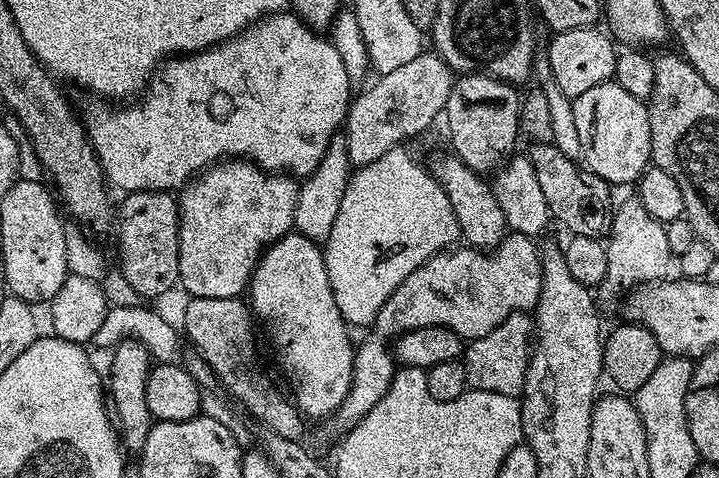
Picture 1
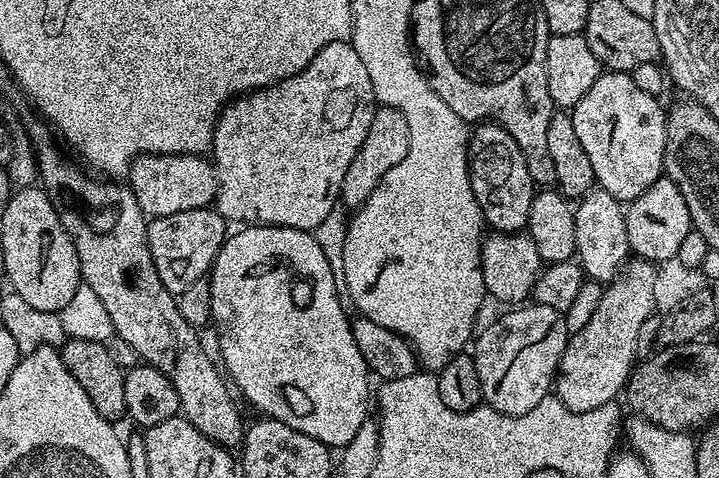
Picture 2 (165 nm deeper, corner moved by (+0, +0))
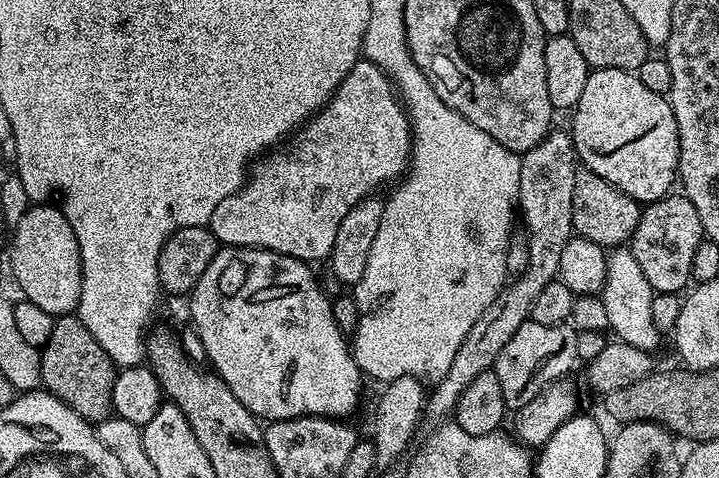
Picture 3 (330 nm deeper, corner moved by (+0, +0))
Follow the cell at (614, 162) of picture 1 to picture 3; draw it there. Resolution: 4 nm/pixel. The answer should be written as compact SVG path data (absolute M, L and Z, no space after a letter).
M617 66L615 68L597 68L589 71L586 78L586 87L582 89L582 98L578 98L575 108L571 109L570 112L570 116L572 116L570 135L576 147L579 163L587 171L598 174L598 178L606 178L606 182L610 182L618 190L630 194L630 198L634 198L635 200L641 202L660 200L663 196L669 195L673 191L674 185L678 180L678 169L680 166L680 139L678 138L676 119L672 113L672 105L669 104L667 96L659 96L658 94L654 94L654 90L649 90L647 86L642 86L642 82L636 76L635 71L629 70L629 72L623 72L622 68Z

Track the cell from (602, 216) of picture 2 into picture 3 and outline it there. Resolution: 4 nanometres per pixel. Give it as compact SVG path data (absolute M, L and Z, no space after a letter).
M617 246L607 253L607 257L602 299L611 335L621 344L638 346L638 350L655 353L662 334L654 326L654 310L650 307L654 293L650 282L646 282L646 274L642 274L642 266L638 266L638 258L634 258L631 247Z

